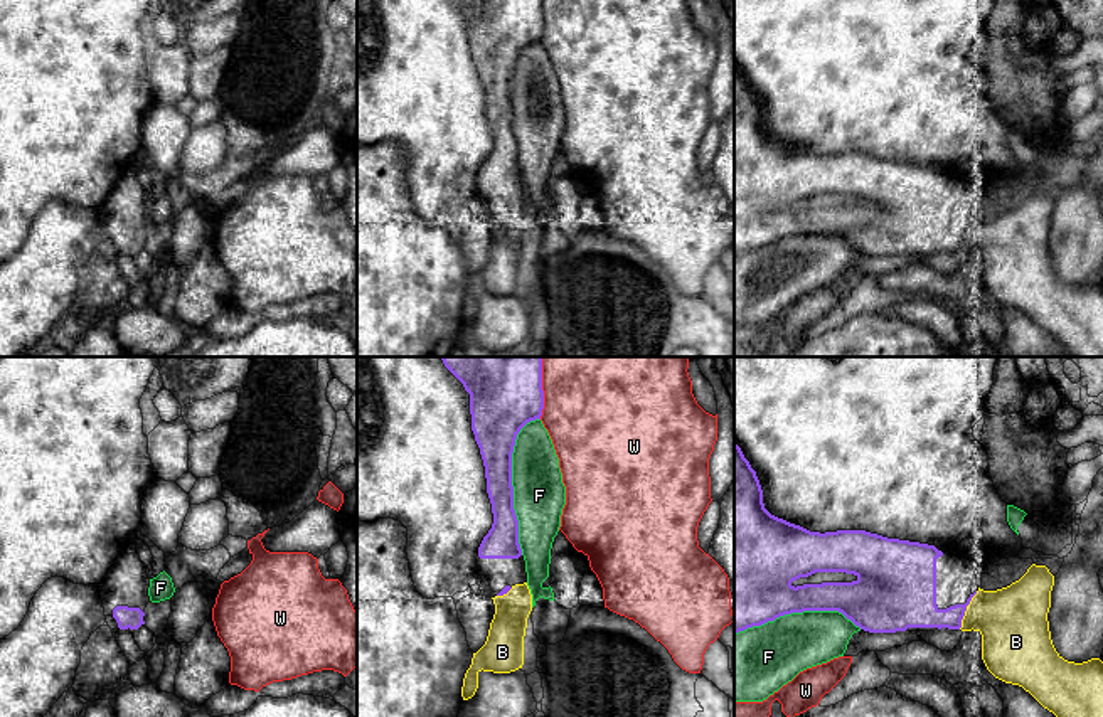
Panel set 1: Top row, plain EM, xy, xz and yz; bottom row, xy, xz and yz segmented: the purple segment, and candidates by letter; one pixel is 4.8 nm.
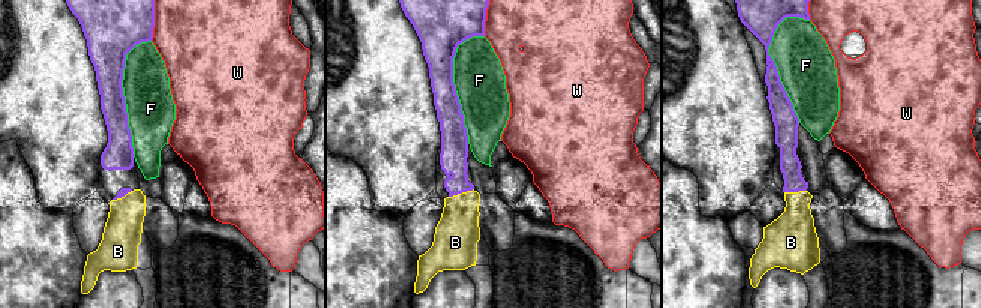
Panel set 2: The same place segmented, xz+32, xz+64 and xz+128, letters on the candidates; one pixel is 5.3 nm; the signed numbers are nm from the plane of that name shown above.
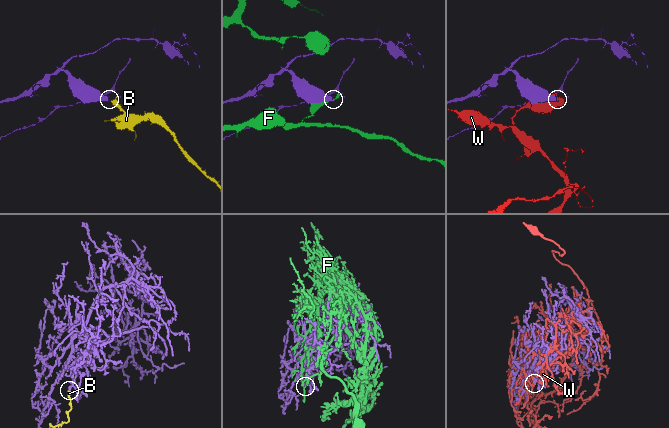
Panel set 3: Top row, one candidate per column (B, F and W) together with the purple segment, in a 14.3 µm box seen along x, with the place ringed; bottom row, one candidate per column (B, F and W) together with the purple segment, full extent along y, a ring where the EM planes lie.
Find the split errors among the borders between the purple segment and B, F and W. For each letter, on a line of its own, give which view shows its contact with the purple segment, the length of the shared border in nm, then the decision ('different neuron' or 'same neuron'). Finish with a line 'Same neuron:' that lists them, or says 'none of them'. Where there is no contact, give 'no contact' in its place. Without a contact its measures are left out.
B: meets purple in yz; contact 200 nm long; same neuron
F: meets purple in xz; contact 650 nm long; different neuron
W: meets purple in xz; contact 200 nm long; different neuron
Same neuron: B

